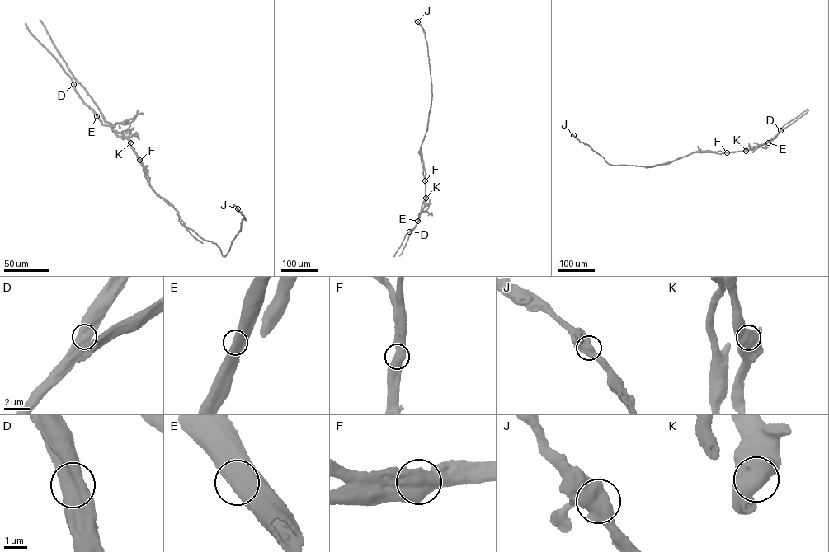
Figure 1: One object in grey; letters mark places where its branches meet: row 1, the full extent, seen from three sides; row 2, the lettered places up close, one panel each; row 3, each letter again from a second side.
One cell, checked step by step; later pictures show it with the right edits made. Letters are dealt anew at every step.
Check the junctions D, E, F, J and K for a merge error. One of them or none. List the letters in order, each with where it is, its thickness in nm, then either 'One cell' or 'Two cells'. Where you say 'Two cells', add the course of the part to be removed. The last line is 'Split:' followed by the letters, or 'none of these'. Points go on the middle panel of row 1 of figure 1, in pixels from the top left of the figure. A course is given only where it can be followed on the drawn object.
D: Place: (409, 231). Thickness 650 nm. One cell
E: Place: (417, 221). Thickness 750 nm. One cell
F: Place: (425, 180). Thickness 750 nm. Two cells. Course of the part to remove: (425, 180), (425, 202), (417, 222), (405, 235), (393, 256)
J: Place: (417, 21). Thickness 700 nm. One cell
K: Place: (426, 198). Thickness 700 nm. One cell
Split: F

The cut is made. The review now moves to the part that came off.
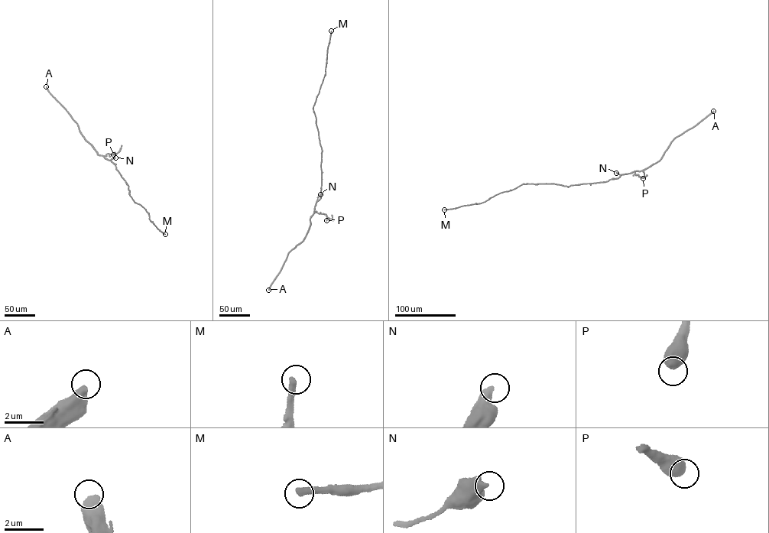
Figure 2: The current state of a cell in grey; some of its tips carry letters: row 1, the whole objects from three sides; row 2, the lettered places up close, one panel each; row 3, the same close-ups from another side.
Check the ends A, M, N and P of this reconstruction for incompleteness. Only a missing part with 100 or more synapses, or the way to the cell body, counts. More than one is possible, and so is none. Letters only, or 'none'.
M

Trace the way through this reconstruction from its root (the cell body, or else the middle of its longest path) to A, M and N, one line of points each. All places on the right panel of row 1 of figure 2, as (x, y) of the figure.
A: (592, 183), (608, 181), (650, 167), (659, 161), (674, 138), (713, 111)
M: (592, 183), (567, 186), (553, 183), (523, 184), (481, 203), (444, 209)
N: (592, 183), (618, 178), (621, 174), (616, 173)

